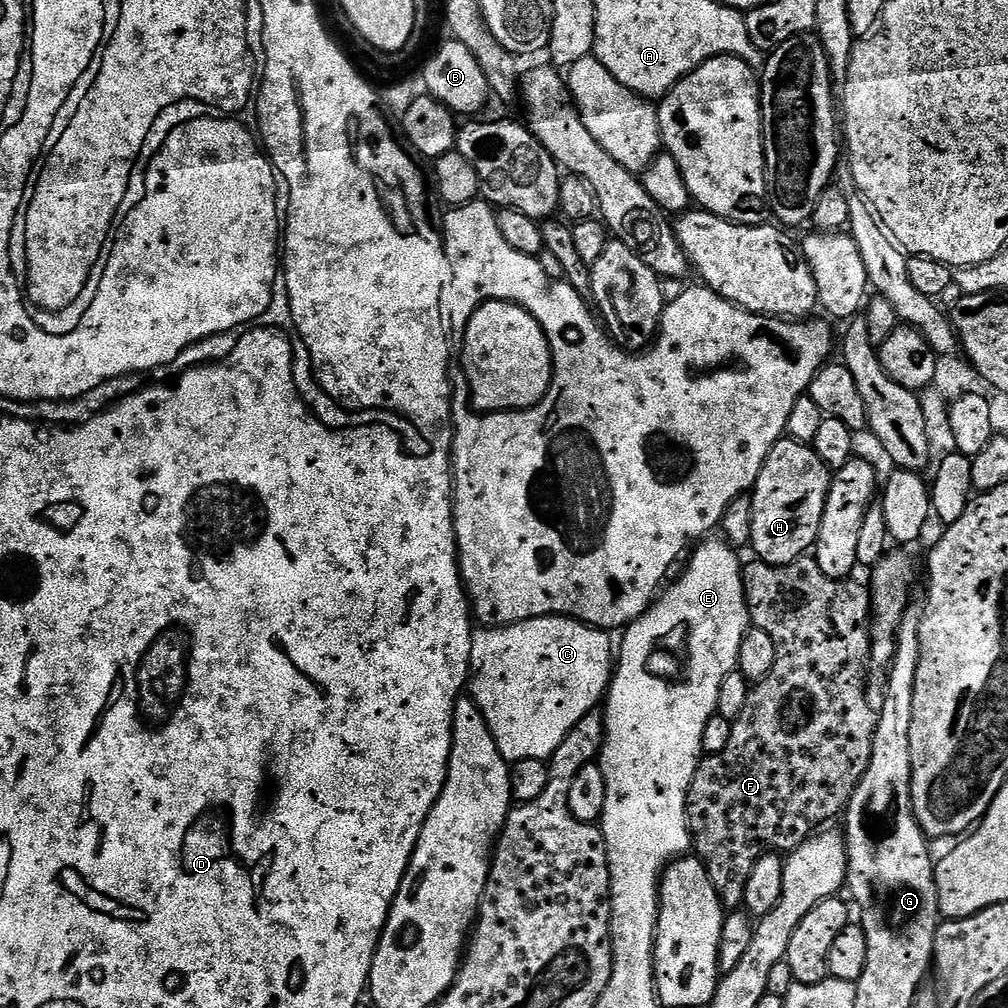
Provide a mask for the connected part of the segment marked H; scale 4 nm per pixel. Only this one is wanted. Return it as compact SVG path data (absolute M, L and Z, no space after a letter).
M782 438L770 450L770 454L764 459L762 470L756 479L756 487L751 493L752 498L752 542L750 545L751 551L756 551L755 555L763 560L766 564L789 564L794 562L800 556L805 555L815 545L818 538L818 530L822 522L822 514L826 506L826 498L828 497L828 485L830 483L830 470L822 462L822 458L818 458L818 454L812 449L811 444L800 444L791 438Z

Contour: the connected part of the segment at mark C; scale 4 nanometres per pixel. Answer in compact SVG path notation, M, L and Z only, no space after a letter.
M539 616L523 620L517 624L506 624L503 626L488 626L483 630L477 631L472 638L472 667L470 669L470 696L480 705L482 714L490 726L490 734L496 739L496 745L505 760L515 762L534 758L535 760L547 761L562 746L566 734L586 718L586 714L593 711L605 699L608 686L612 683L614 675L614 640L607 631L602 628L593 628L591 624L583 624L581 620L574 620L570 616Z

